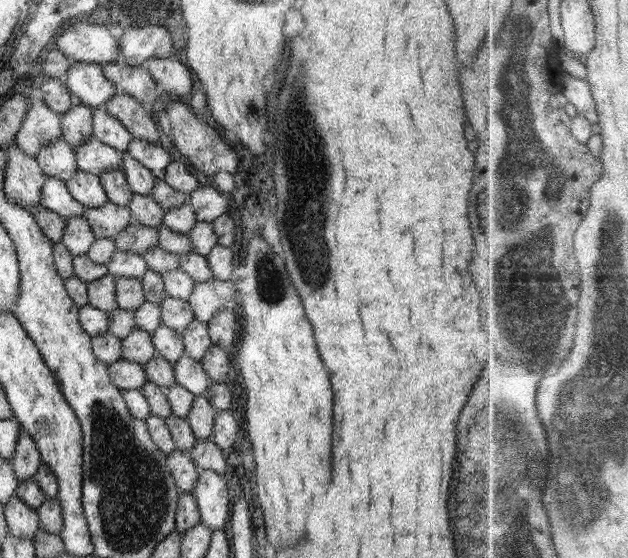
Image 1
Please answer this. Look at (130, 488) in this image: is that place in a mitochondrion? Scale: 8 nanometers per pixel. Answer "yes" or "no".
yes

